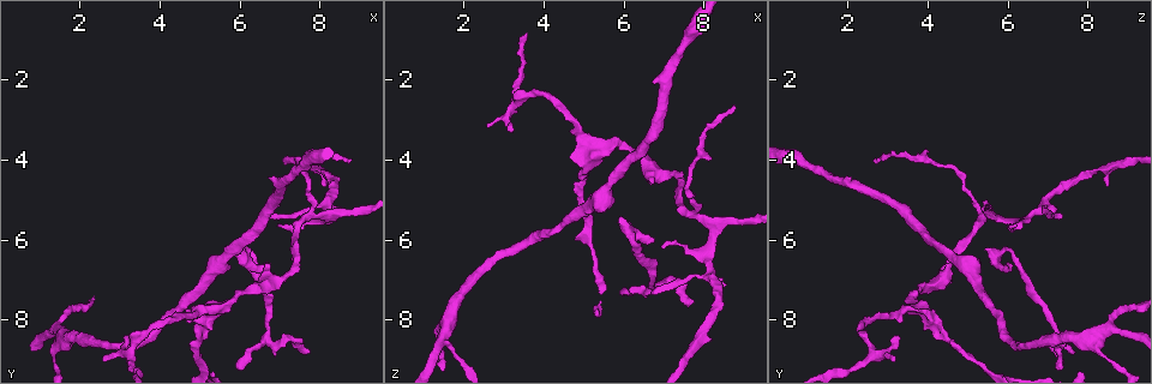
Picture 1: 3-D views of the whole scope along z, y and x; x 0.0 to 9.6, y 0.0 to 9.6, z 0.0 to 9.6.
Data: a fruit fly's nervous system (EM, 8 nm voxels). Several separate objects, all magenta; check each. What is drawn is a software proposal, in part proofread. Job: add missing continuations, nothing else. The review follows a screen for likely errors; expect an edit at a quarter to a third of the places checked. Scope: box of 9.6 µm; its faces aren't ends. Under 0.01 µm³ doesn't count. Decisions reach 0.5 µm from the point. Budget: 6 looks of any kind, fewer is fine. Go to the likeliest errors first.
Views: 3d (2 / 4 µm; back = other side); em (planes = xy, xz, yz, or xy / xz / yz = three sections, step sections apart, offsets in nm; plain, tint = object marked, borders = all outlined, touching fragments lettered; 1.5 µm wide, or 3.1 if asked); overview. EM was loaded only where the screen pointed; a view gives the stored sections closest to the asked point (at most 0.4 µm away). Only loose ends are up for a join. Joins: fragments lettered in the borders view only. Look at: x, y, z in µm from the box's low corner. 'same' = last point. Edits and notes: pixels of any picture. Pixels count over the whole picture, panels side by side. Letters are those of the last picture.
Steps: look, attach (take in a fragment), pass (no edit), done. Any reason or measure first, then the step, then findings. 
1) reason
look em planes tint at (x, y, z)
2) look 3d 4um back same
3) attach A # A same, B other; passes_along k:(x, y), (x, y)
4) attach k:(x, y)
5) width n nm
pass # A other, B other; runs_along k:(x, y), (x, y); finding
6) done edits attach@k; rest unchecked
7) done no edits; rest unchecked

an open end
look 3d 2um at (7.80, 8.85, 7.55)

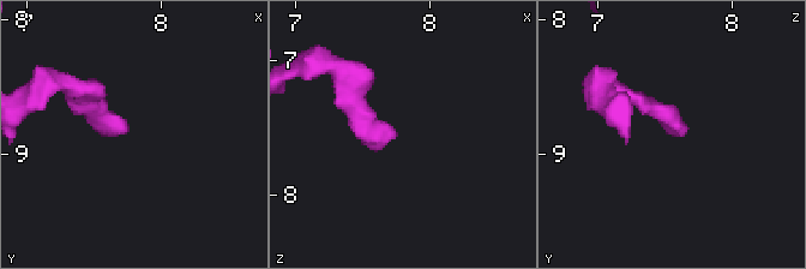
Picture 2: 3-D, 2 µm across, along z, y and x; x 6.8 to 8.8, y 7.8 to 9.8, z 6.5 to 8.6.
look em planes borders at (7.74, 8.80, 7.52)

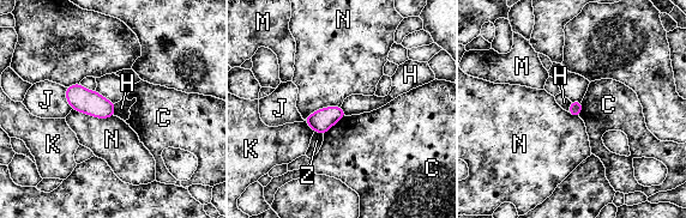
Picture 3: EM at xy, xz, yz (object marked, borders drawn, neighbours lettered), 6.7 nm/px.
pass # C other, H other, J other, K other, M other, N other, Z other; border 3:(113, 104), (114, 115); no lettered fragment goes on from it

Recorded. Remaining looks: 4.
branch stops here
look em planes borders at (2.55, 9.00, 3.15)

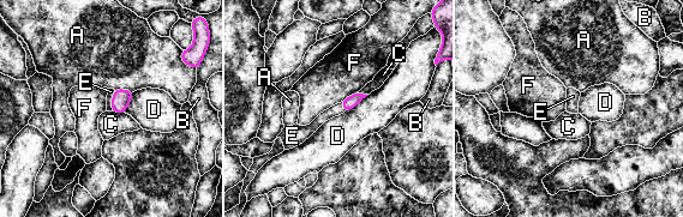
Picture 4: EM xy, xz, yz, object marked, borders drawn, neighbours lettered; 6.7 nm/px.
longest_contact D 200 nm
attach E # A other, B other, C other, D other, E same, F other; the neuron continues

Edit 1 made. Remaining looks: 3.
look overview

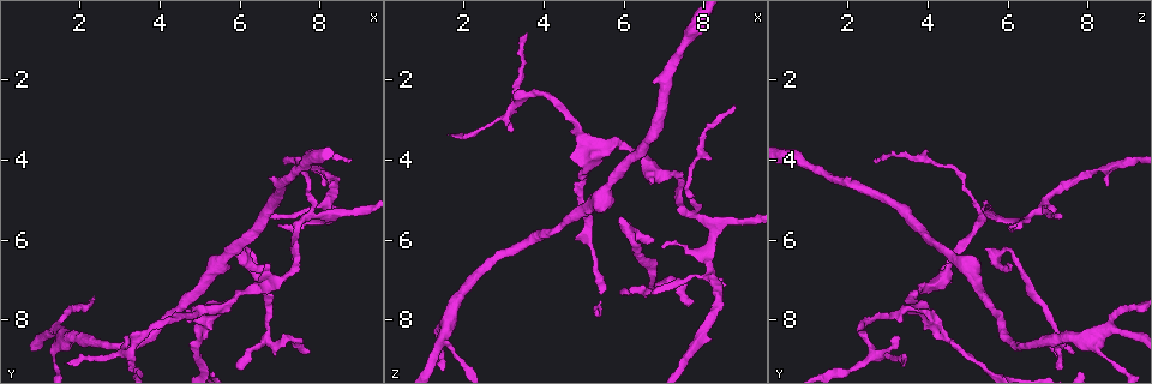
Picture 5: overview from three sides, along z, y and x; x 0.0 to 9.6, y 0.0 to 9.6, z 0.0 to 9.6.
an open end
look 3d 4um at (8.55, 5.15, 7.10)

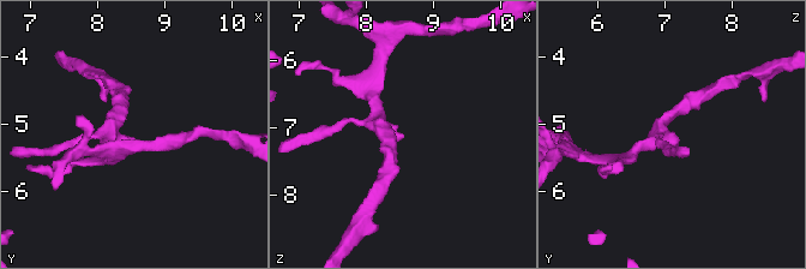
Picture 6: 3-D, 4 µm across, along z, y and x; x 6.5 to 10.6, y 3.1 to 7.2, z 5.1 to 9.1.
arm_widths 180, 200 nm
look em planes borders at (8.55, 5.20, 7.15)

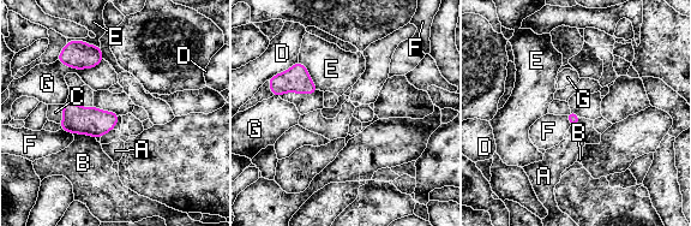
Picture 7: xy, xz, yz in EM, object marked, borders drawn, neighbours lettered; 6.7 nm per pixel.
pass # A other, B other, C other, D other, E other, F other, G other; border 7:(61, 128), (72, 134); no lettered fragment goes on from it

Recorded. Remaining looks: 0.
done edits attach@4; rest unchecked

